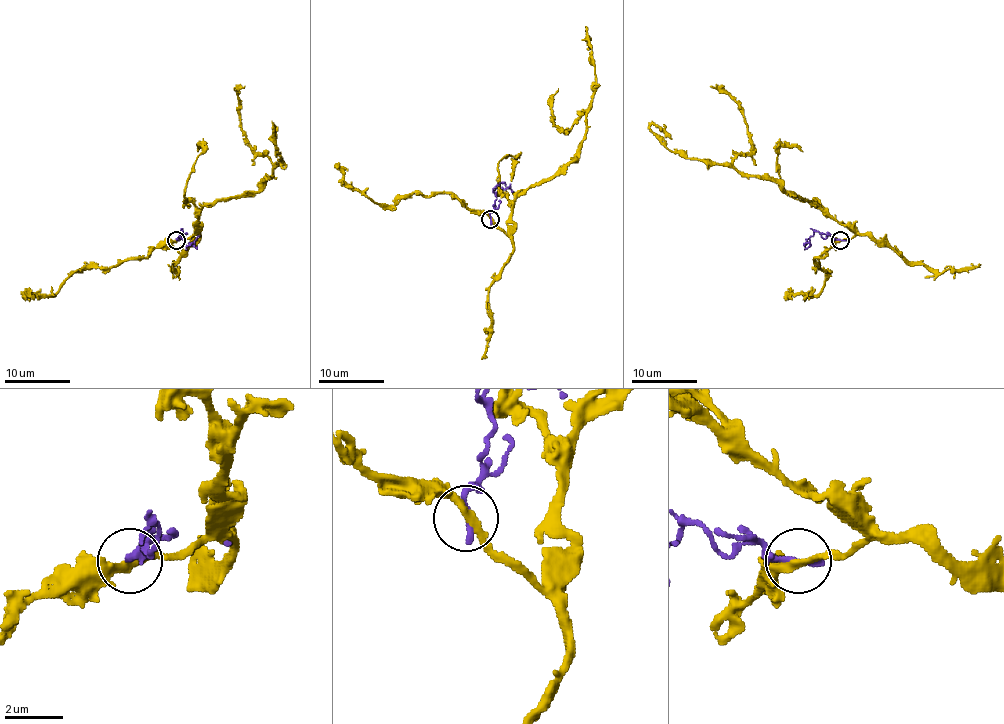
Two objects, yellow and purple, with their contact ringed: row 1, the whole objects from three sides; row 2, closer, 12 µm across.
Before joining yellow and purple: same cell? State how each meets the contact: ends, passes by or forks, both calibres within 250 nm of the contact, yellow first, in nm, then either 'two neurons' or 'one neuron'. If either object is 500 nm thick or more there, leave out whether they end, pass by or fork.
yellow passes by; purple ends there; 240 nm thick on the yellow side, 240 nm on the other; two neurons

